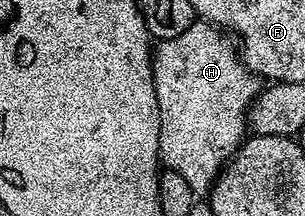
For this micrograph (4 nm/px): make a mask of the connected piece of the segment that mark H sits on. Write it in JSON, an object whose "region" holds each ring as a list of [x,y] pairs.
{"region":[[[197,19],[183,31],[183,35],[160,42],[153,54],[153,82],[159,99],[160,164],[168,172],[187,179],[187,187],[191,187],[195,195],[208,194],[229,158],[246,140],[249,109],[259,92],[257,74],[245,68],[234,42],[232,45],[228,39],[216,25]]]}

